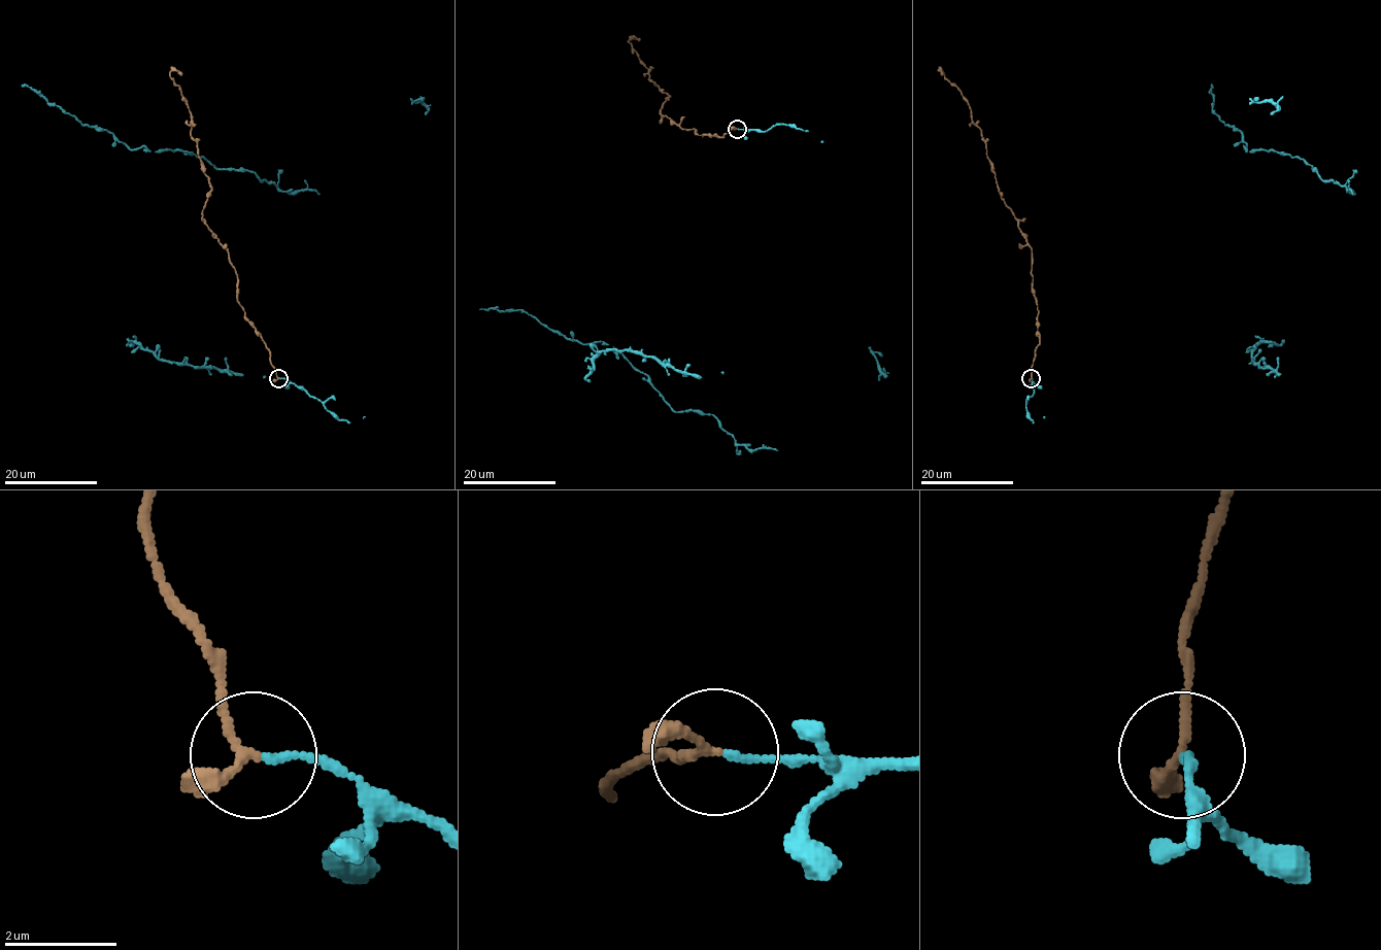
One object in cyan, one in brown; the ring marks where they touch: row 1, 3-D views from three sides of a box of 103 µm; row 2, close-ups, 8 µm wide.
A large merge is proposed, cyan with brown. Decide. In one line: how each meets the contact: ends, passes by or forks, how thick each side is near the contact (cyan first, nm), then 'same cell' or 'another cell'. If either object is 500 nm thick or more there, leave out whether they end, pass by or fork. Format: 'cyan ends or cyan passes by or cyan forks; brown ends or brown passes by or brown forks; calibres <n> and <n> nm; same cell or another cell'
cyan ends; brown passes by; calibres 110 and 160 nm; same cell

